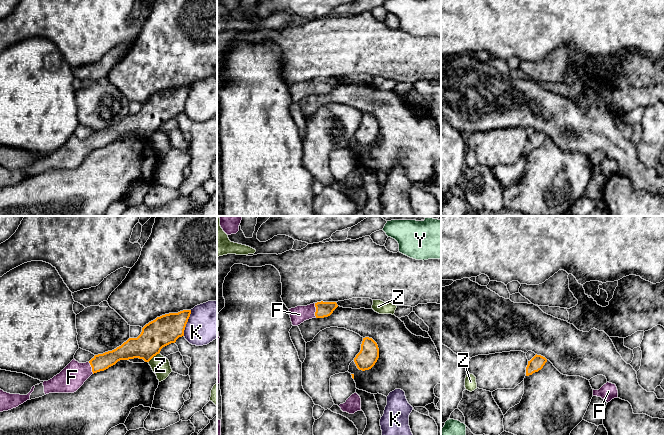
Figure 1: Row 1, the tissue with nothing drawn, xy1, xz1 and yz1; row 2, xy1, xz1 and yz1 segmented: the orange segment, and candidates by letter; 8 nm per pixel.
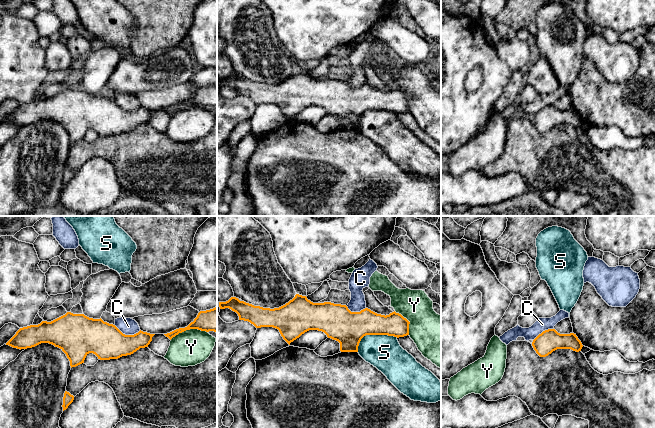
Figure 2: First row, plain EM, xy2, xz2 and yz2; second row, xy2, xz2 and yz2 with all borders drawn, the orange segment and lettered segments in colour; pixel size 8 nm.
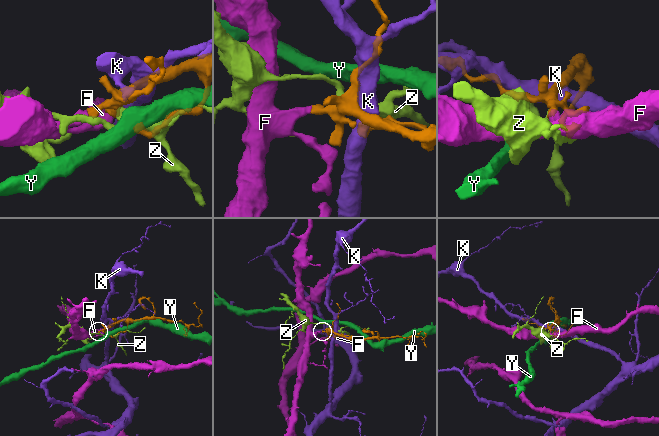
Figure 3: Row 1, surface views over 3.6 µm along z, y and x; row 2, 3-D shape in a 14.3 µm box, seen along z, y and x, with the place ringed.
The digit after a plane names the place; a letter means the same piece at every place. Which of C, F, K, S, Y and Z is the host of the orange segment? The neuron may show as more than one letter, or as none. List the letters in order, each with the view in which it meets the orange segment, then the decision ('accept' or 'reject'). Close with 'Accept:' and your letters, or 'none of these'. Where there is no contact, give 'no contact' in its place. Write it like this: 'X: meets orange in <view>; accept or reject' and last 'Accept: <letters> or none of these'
C: meets orange in xy2; reject
F: meets orange in xz1; accept
K: meets orange in xy1; reject
S: meets orange in xz2; reject
Y: meets orange in xy2; reject
Z: meets orange in xy1; reject
Accept: F

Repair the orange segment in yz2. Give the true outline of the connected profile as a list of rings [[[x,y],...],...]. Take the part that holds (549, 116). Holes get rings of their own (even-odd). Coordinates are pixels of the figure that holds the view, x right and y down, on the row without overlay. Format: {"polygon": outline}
{"polygon": [[[548,105],[539,110],[532,122],[540,133],[546,133],[557,125],[581,127],[583,121],[576,110],[560,110],[555,105]]]}

